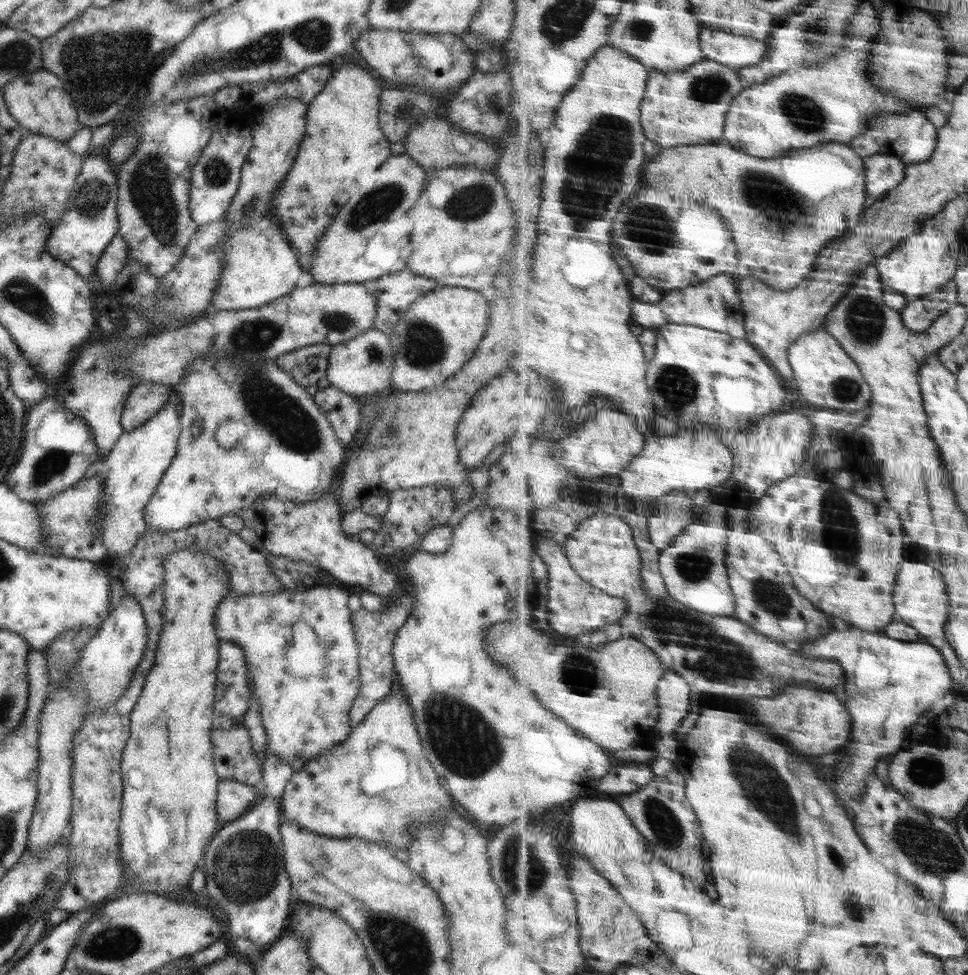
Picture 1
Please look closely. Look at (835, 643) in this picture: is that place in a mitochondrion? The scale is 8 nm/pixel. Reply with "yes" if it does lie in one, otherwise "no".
no

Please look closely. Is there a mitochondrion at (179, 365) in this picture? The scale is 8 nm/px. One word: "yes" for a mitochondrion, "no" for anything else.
no

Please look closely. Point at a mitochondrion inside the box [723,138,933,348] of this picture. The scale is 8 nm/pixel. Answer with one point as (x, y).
(762, 191)

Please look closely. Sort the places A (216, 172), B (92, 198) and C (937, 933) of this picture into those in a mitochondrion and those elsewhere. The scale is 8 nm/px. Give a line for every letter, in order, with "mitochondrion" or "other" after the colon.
A: mitochondrion
B: mitochondrion
C: other

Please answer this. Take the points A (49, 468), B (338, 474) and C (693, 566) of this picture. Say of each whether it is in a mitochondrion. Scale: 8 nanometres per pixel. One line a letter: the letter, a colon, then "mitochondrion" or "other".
A: mitochondrion
B: other
C: mitochondrion

